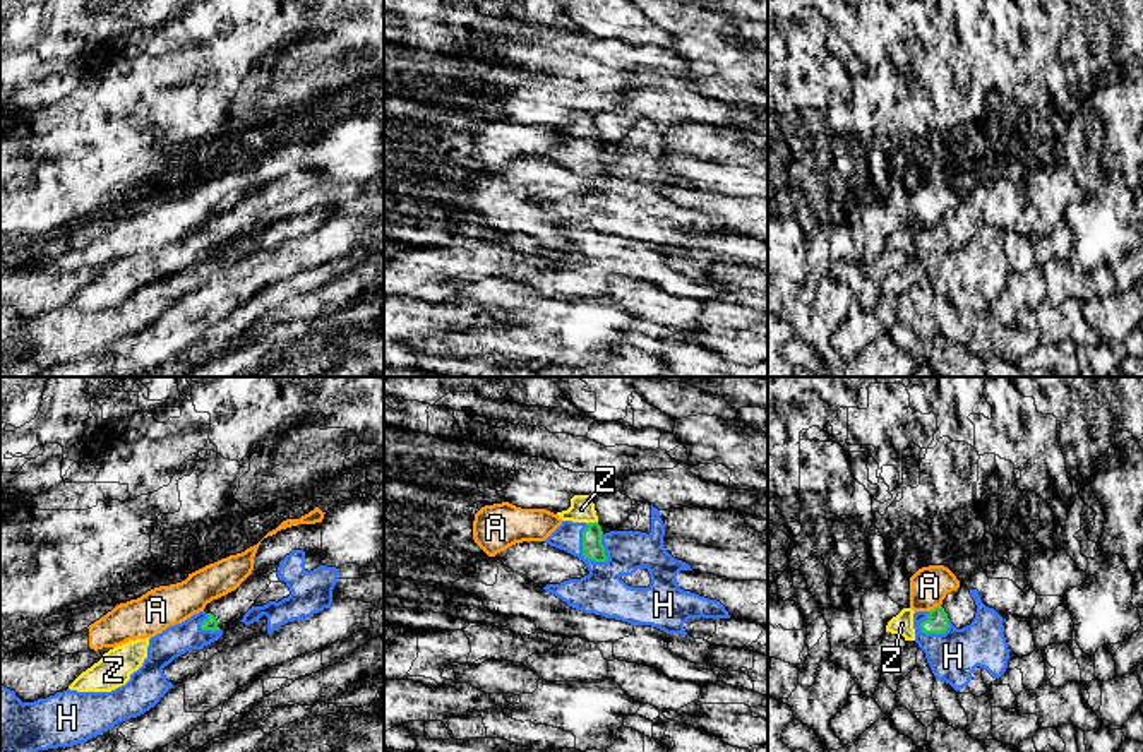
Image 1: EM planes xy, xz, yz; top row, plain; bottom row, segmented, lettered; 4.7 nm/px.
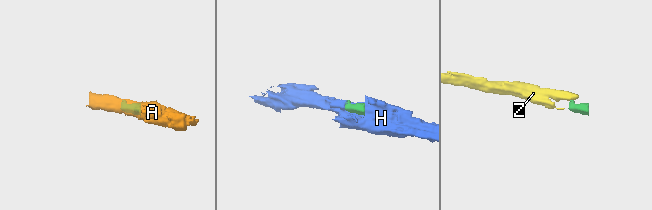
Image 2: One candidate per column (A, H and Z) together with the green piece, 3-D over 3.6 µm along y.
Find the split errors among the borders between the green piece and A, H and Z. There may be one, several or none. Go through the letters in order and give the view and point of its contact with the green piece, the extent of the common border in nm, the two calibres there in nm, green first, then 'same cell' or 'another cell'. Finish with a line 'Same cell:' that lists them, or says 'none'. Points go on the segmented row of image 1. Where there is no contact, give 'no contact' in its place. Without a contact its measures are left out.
A: contact yz (934, 608); length 70 nm; calibres 110 and 180 nm; another cell
H: contact xz (583, 550); length 200 nm; calibres 100 and 220 nm; another cell
Z: contact xz (592, 523); length 60 nm; calibres 100 and 120 nm; same cell
Same cell: Z

